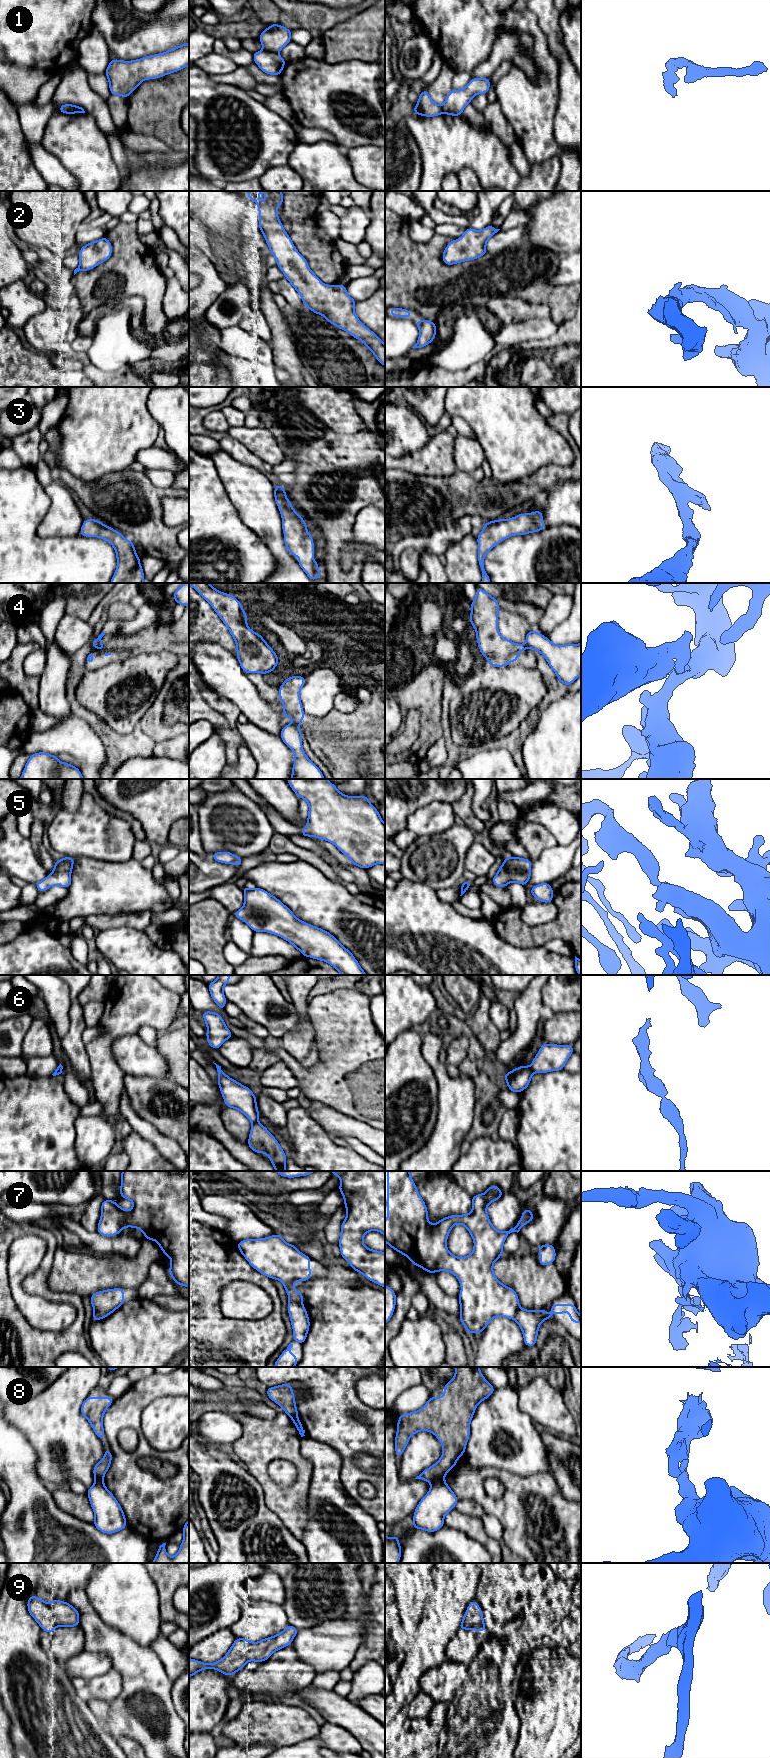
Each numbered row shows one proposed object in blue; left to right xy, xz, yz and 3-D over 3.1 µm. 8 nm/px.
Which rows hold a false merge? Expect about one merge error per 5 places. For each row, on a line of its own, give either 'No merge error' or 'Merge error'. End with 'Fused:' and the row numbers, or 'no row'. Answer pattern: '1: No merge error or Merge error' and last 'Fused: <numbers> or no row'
1: Merge error
2: No merge error
3: No merge error
4: Merge error
5: No merge error
6: Merge error
7: Merge error
8: Merge error
9: No merge error
Fused: 1, 4, 6, 7, 8

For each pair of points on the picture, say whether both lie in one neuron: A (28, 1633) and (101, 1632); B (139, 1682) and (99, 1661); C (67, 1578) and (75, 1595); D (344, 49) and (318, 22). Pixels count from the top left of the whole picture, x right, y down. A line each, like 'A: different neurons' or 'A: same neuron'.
A: different neurons
B: different neurons
C: different neurons
D: different neurons

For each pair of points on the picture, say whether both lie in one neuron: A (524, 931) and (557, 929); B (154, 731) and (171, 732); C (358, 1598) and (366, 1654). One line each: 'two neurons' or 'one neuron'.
A: one neuron
B: one neuron
C: one neuron

